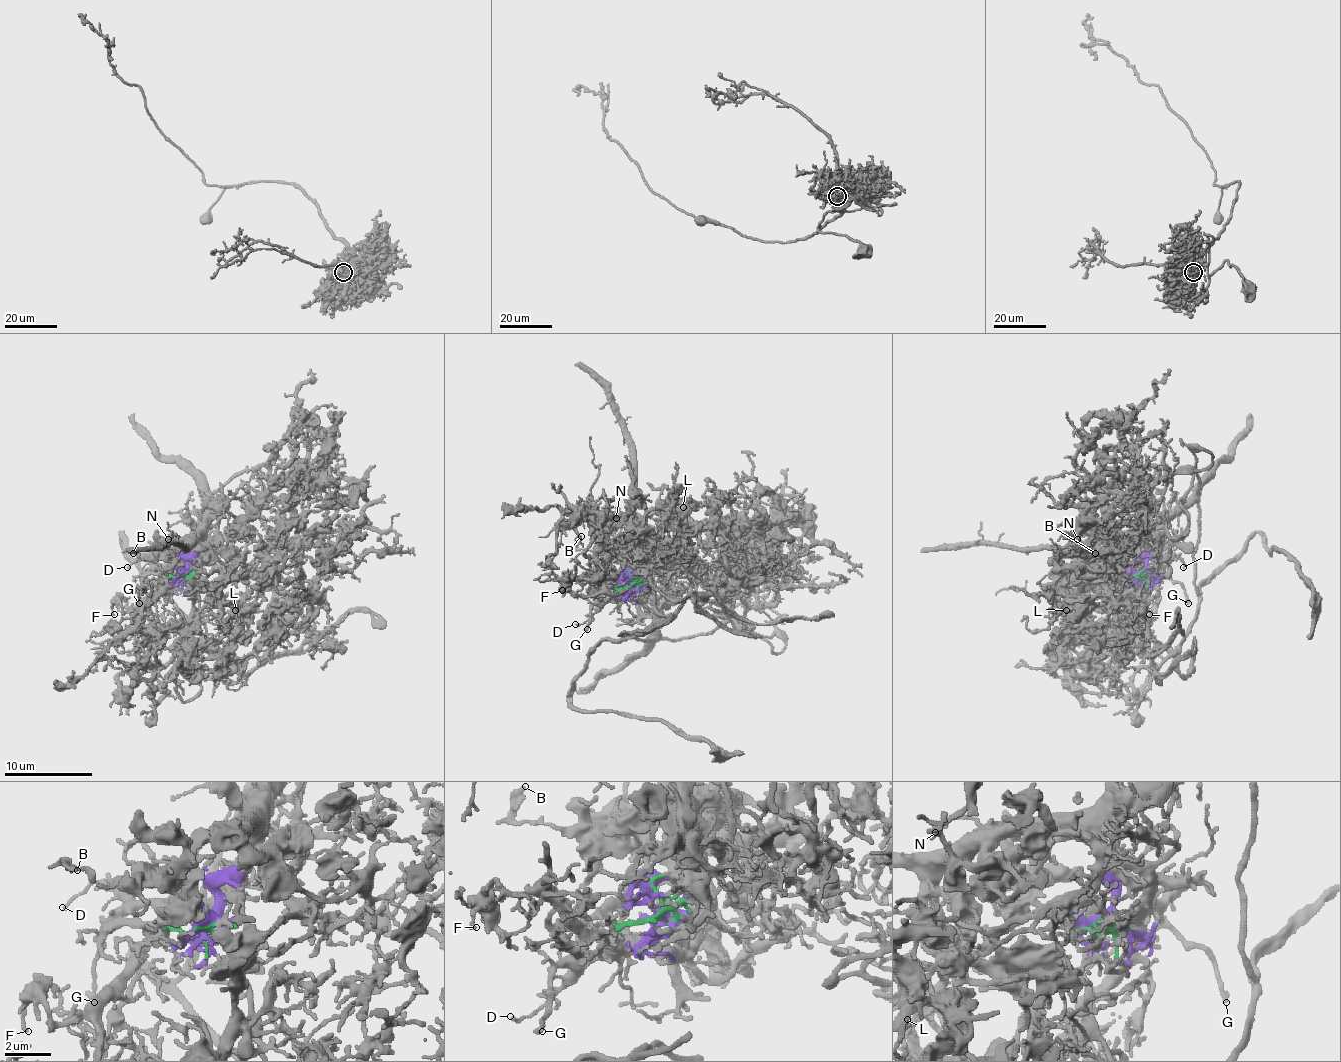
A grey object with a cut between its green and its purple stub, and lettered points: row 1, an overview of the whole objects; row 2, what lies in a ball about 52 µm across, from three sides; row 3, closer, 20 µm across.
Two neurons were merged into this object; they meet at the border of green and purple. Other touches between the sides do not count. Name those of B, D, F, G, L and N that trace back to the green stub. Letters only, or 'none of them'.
D, F, G

